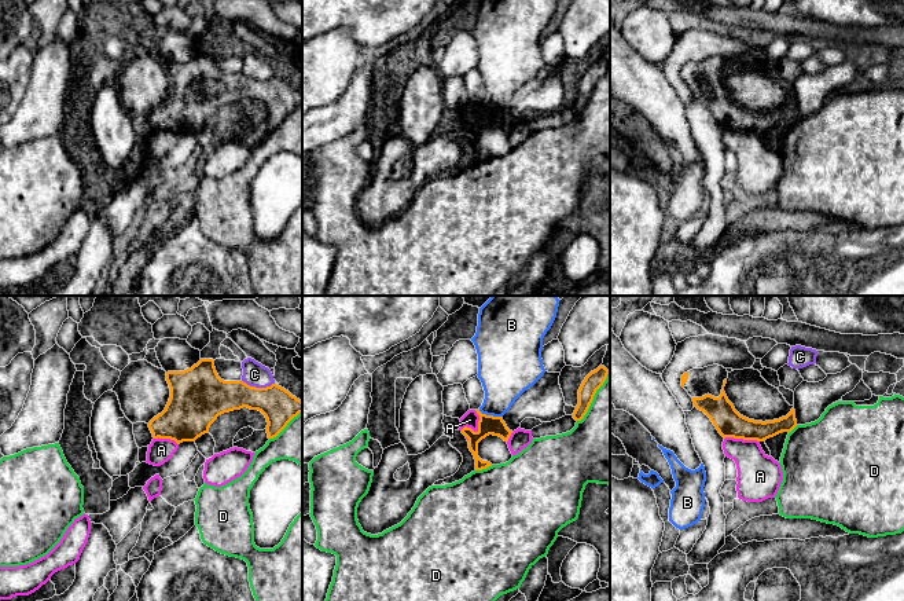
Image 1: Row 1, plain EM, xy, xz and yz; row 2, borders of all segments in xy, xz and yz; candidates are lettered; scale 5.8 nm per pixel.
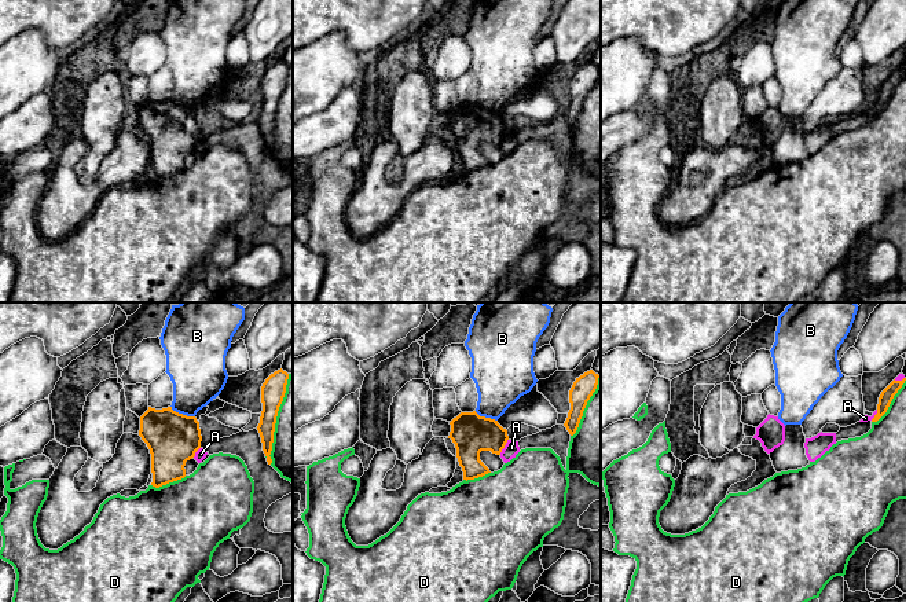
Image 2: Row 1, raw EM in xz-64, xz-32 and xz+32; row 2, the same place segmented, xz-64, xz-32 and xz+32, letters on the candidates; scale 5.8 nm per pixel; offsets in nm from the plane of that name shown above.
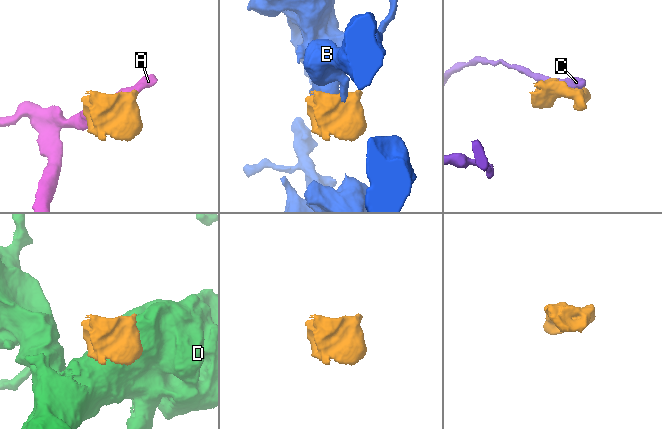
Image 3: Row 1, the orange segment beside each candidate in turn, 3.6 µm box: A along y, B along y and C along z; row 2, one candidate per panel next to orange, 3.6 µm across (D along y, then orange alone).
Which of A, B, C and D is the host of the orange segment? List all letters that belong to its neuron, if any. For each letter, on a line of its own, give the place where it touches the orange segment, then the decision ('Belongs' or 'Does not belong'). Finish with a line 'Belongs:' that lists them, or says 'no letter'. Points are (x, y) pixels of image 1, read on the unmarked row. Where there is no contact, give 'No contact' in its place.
A: Touches orange at xz (478, 120). Does not belong
B: Touches orange at xz (489, 107). Does not belong
C: Touches orange at xy (258, 80). Does not belong
D: Touches orange at xz (484, 160). Does not belong
Belongs: no letter

